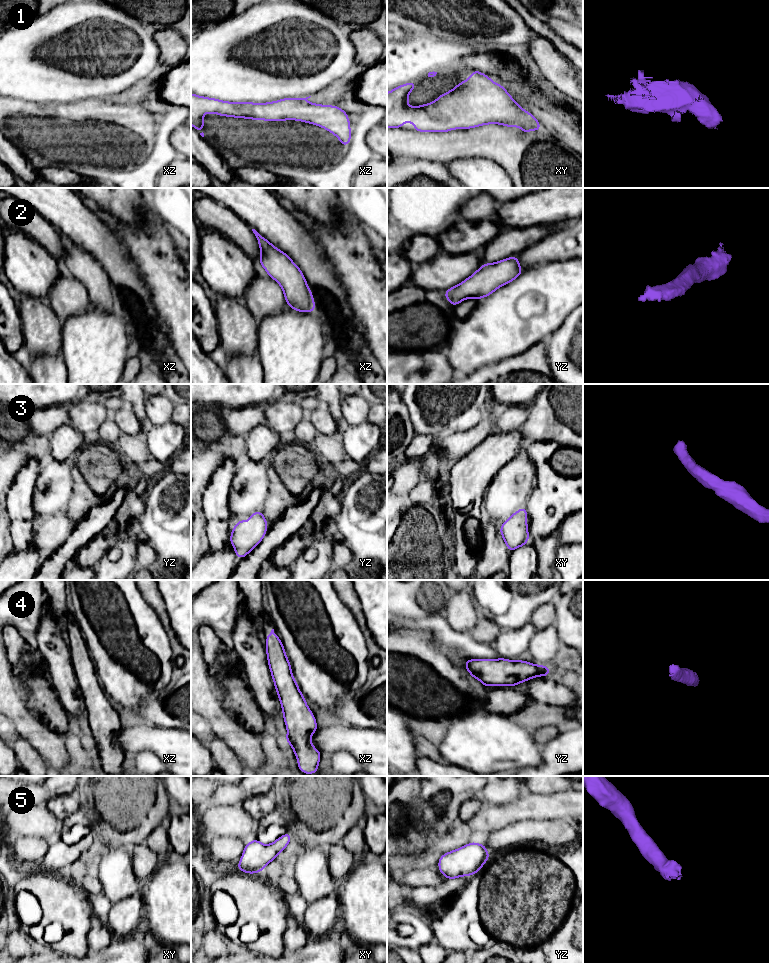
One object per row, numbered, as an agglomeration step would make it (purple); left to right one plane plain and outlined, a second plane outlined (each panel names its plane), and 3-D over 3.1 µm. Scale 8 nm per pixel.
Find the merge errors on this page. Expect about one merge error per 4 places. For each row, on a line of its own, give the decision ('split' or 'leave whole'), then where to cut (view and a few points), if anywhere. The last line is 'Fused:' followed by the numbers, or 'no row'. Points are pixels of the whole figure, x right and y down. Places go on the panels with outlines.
1: leave whole; no cut
2: leave whole; no cut
3: leave whole; no cut
4: leave whole; no cut
5: leave whole; no cut
Fused: no row

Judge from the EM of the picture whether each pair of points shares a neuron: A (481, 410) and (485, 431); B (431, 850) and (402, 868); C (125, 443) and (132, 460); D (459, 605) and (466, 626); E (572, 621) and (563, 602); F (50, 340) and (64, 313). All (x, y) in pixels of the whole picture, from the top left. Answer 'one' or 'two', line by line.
A: two
B: one
C: one
D: one
E: one
F: two

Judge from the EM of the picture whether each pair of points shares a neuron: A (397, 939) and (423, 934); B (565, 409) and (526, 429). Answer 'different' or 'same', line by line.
A: same
B: same

